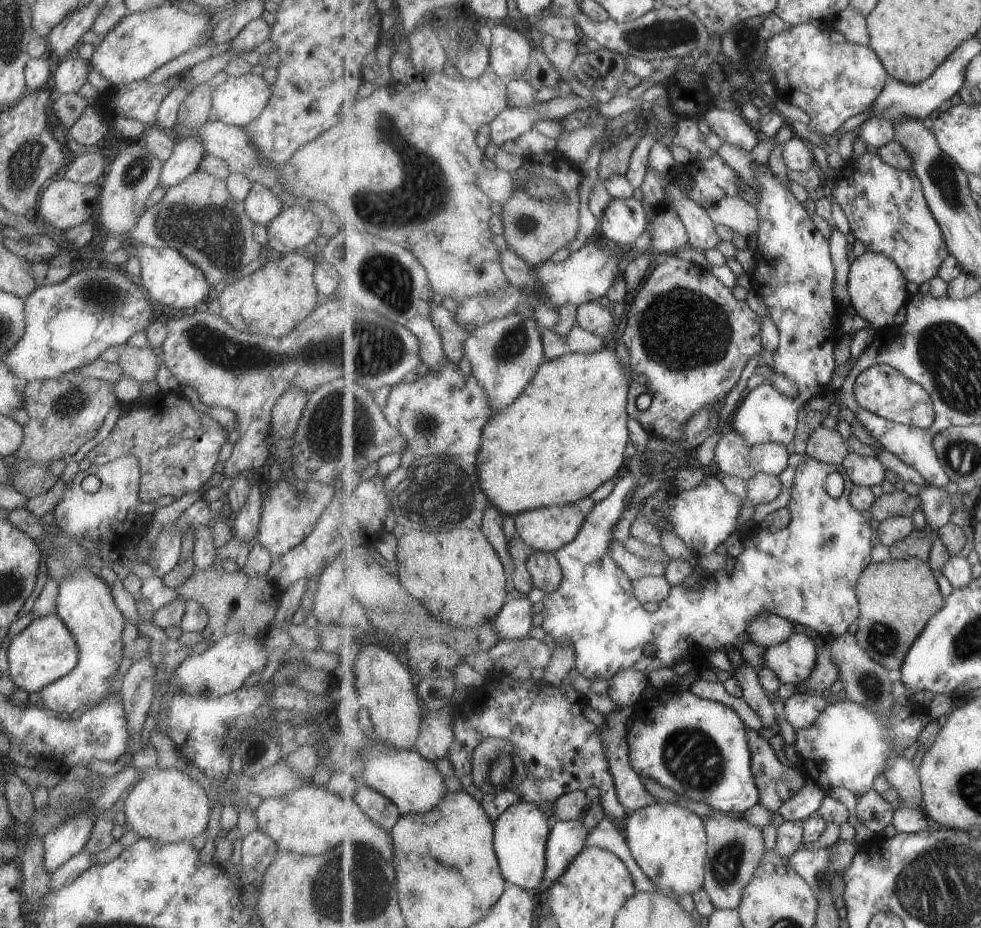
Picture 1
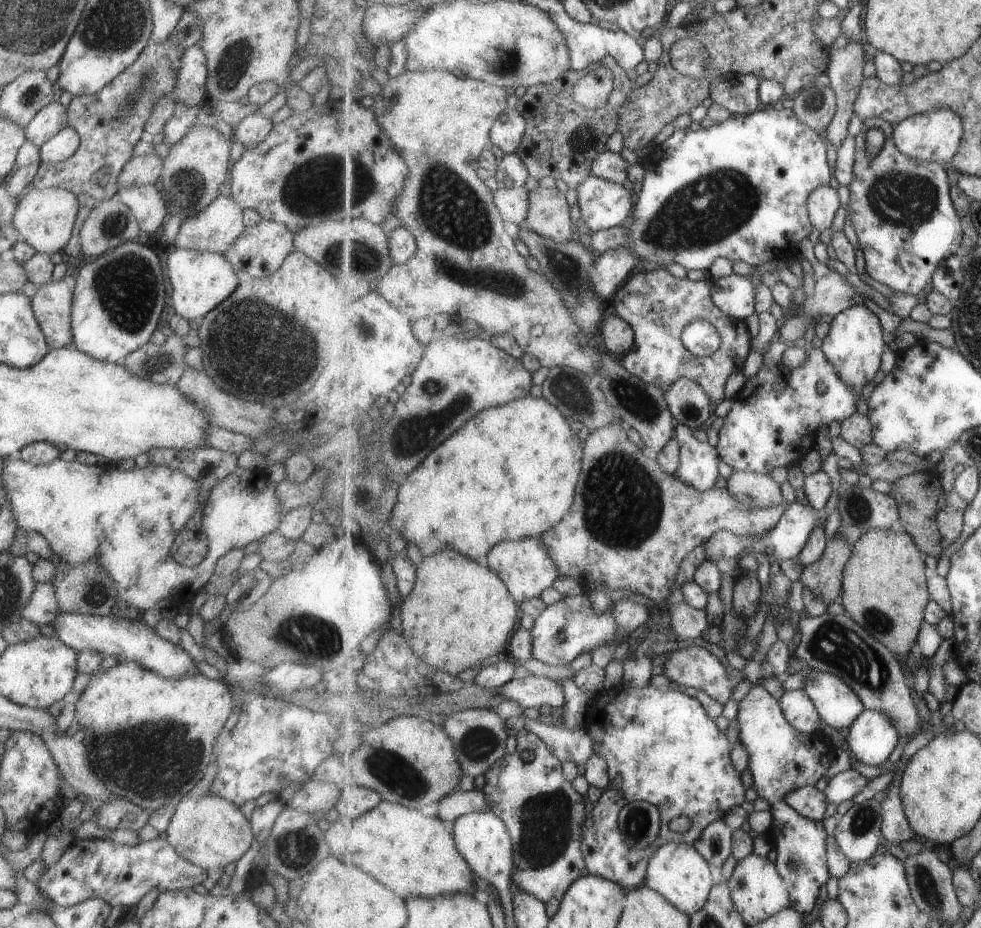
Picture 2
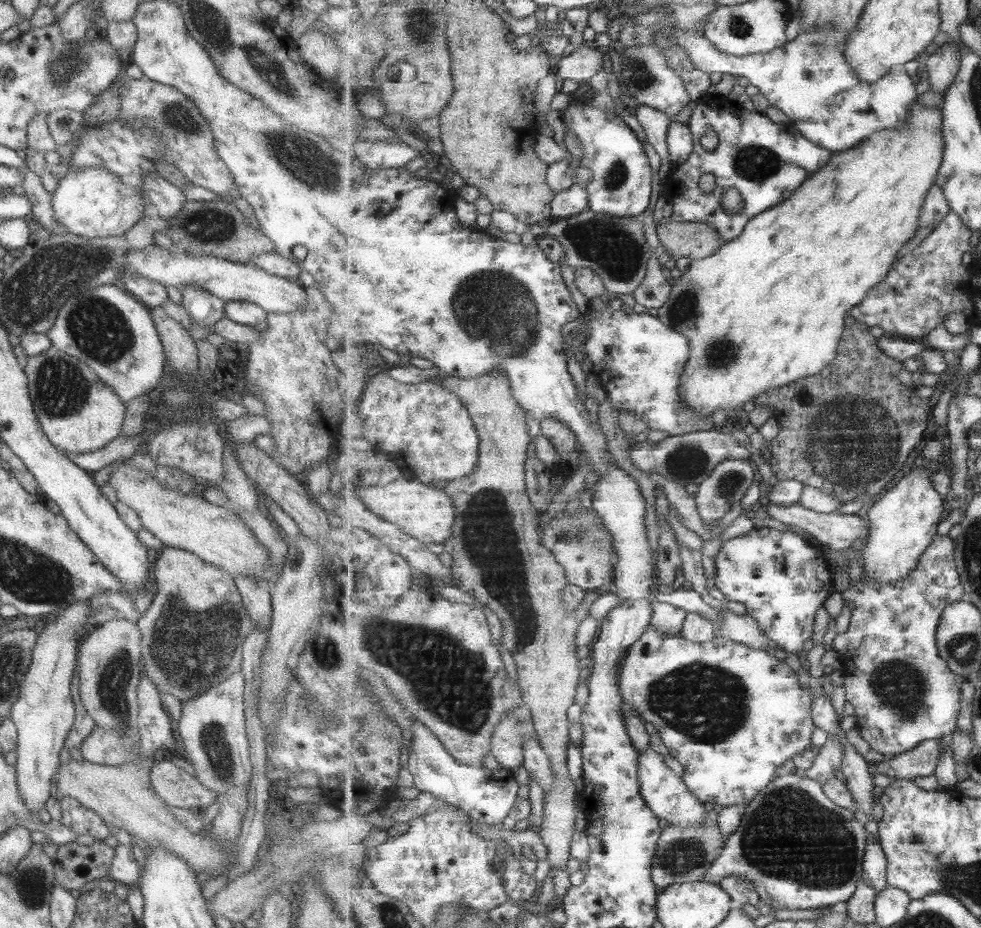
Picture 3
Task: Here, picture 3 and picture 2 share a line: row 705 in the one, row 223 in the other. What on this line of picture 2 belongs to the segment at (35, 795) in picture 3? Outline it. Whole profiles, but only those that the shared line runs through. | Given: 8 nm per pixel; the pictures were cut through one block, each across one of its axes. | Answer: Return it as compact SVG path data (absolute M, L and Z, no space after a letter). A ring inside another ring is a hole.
M28 187L18 198L11 224L36 253L51 255L54 252L61 252L67 244L73 230L77 211L76 196L67 189L61 187L42 189Z

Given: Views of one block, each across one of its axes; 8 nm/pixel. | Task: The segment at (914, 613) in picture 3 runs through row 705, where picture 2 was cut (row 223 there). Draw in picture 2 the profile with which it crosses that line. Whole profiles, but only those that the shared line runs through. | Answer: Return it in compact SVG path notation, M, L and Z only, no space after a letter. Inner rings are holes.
M869 118L865 120L861 131L856 135L857 150L854 166L854 179L849 186L850 220L856 231L861 257L860 261L865 272L878 281L885 284L895 293L902 292L908 295L927 294L934 289L933 277L938 266L946 258L960 253L964 243L964 230L962 217L955 208L954 199L951 196L952 181L947 174L947 165L938 162L923 162L907 156L899 150L893 133L895 125L883 118ZM877 127L885 132L887 144L881 150L877 158L867 156L867 134L871 128Z

